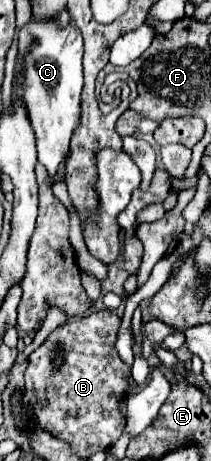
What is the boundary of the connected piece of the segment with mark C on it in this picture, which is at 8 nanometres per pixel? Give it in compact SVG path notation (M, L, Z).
M31 20L19 32L19 64L25 56L25 88L23 98L27 102L31 126L37 136L39 162L51 176L59 172L59 166L71 154L71 138L81 122L81 90L83 90L83 36L73 24L59 28L55 20L37 22Z

